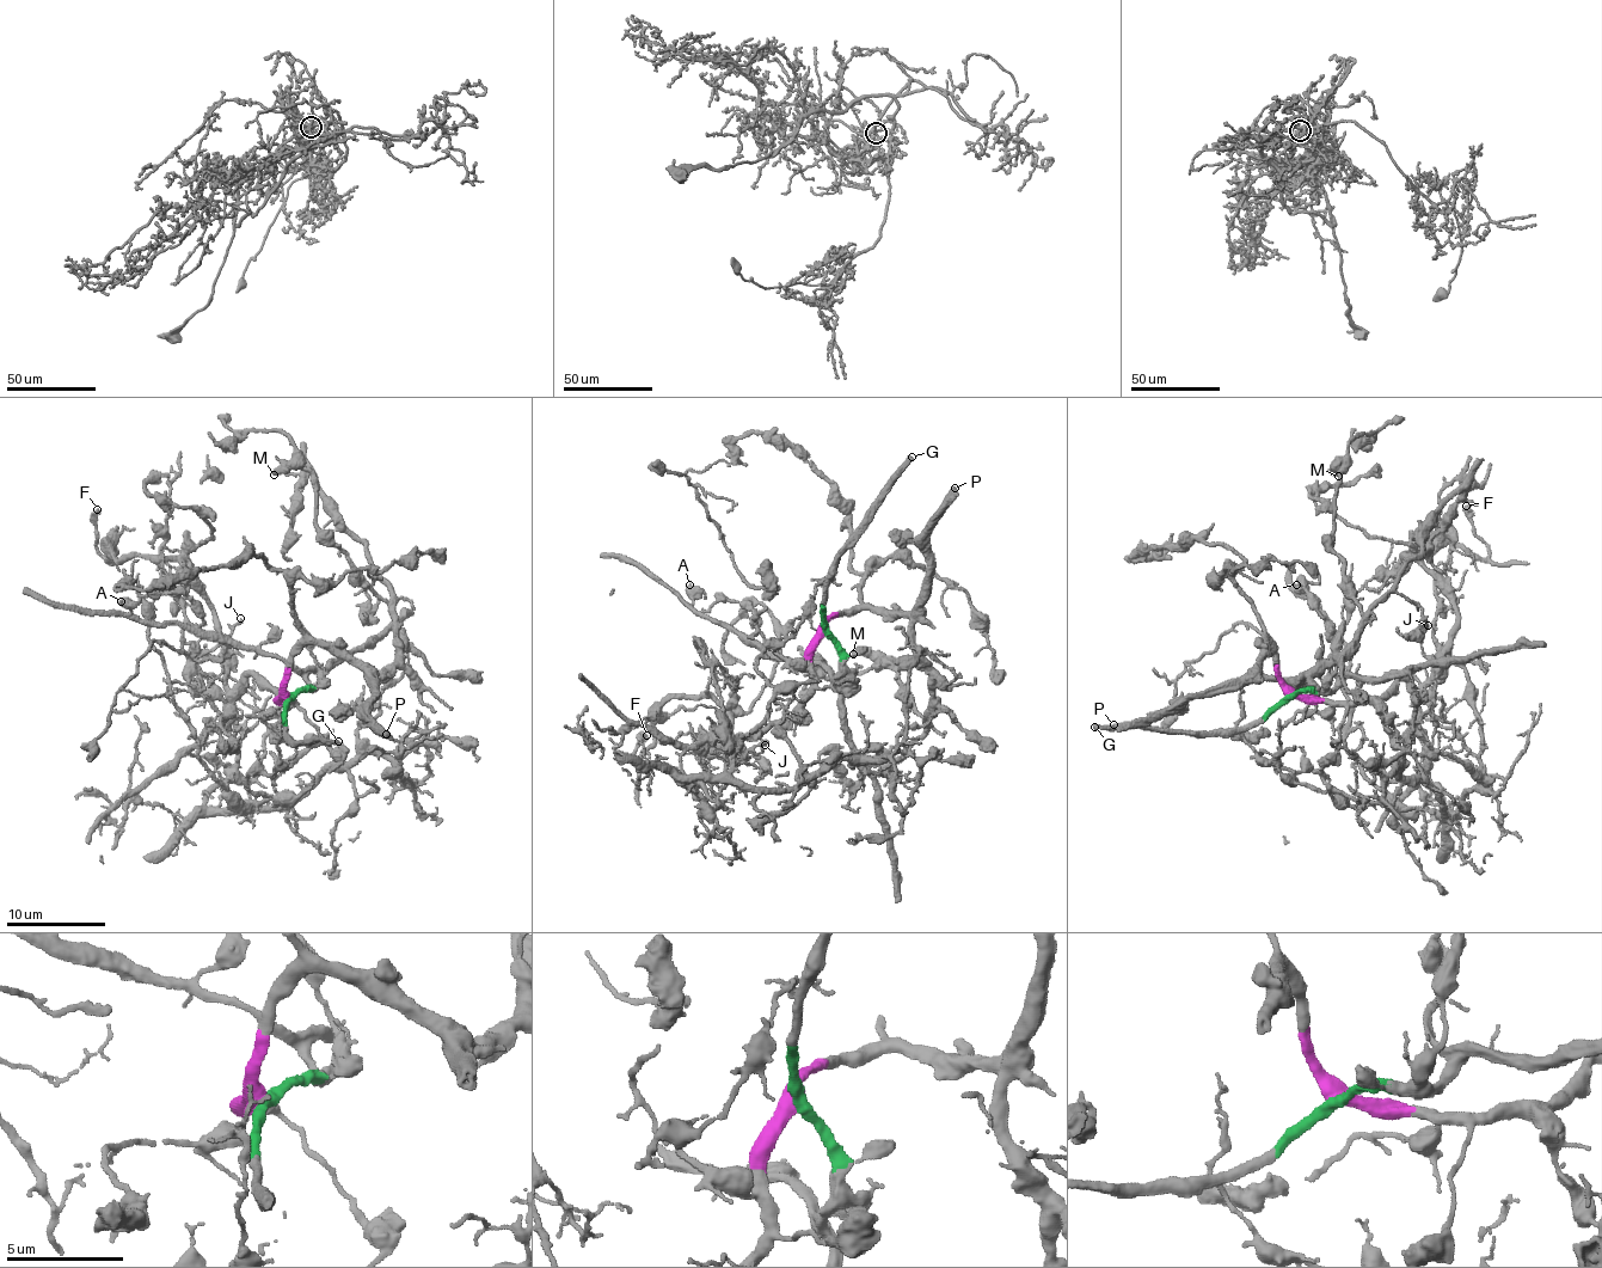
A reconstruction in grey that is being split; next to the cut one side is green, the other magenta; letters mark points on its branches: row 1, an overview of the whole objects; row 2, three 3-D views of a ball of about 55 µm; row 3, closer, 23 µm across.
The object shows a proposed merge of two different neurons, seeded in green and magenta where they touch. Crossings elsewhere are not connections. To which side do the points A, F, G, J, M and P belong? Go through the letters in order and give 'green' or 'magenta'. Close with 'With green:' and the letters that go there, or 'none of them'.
A: green
F: magenta
G: green
J: magenta
M: magenta
P: magenta
With green: A, G

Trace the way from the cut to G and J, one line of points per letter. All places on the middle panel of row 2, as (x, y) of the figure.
G: (827, 630), (822, 602), (833, 562), (888, 481), (912, 457)
J: (824, 630), (810, 659), (810, 693), (769, 727), (762, 727), (737, 745), (741, 751), (753, 735), (766, 745)

